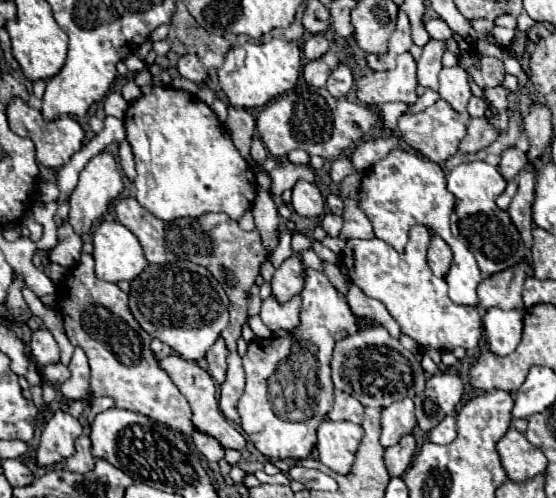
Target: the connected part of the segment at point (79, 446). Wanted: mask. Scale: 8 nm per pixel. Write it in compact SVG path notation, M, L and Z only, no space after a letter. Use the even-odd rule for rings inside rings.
M86 435L78 437L76 439L76 453L66 459L66 471L72 471L72 473L88 473L94 469L94 455L92 455L92 443Z

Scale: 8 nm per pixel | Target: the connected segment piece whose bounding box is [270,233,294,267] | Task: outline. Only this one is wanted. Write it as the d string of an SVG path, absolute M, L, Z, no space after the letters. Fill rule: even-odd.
M282 233L282 235L280 235L278 247L274 249L274 255L270 255L270 261L272 261L274 267L280 267L288 257L294 255L294 251L292 251L292 247L290 247L290 239L292 239L290 233Z

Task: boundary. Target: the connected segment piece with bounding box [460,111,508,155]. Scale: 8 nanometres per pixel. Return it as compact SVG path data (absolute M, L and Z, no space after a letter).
M498 113L498 117L492 117L492 121L486 121L484 117L480 119L468 119L466 123L466 137L460 141L460 153L470 155L478 153L484 147L488 147L496 137L498 131L508 127L508 113Z

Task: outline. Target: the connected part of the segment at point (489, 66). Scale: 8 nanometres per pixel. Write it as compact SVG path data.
M478 55L480 65L472 65L468 67L468 75L474 79L474 83L482 89L492 89L504 83L506 77L506 69L502 59L498 57L490 57L490 55Z

